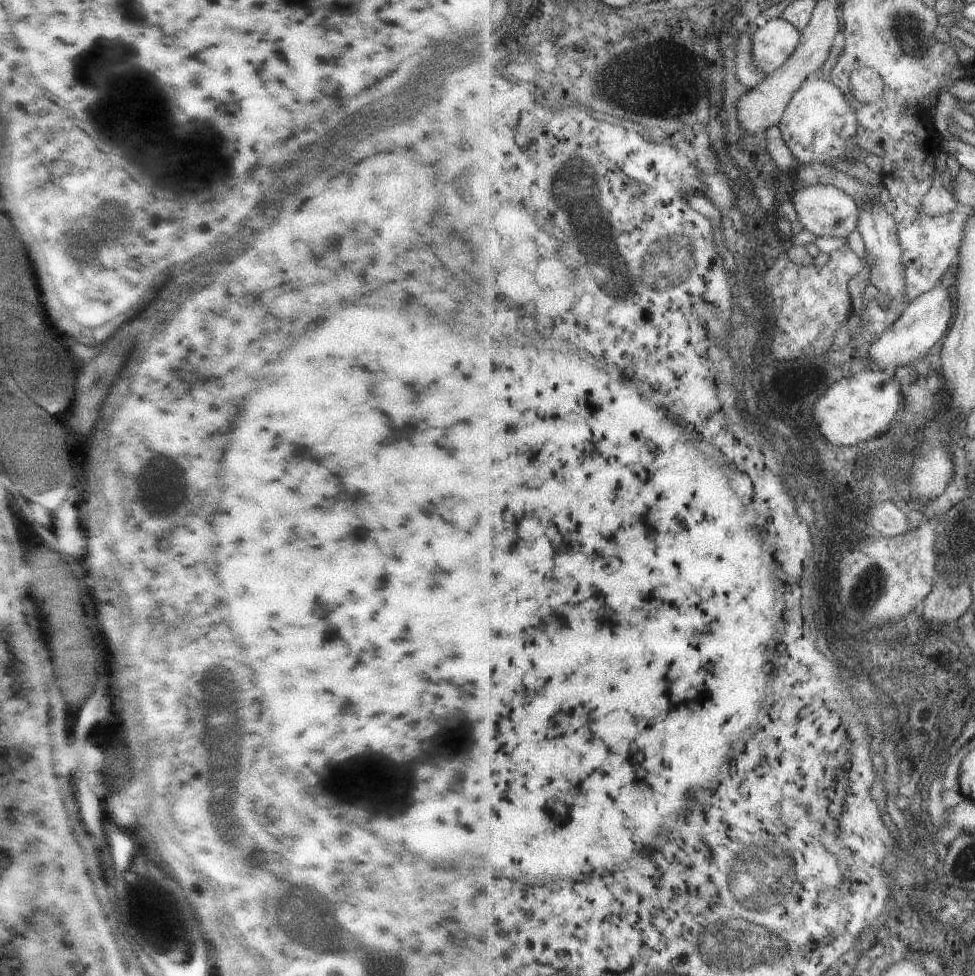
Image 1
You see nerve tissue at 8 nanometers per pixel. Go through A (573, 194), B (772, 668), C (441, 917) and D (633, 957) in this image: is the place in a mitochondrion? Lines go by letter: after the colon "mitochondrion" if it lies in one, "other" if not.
A: mitochondrion
B: other
C: other
D: other

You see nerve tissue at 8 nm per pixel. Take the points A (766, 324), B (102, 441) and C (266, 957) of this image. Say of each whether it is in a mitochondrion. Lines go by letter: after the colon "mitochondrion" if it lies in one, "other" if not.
A: other
B: other
C: other

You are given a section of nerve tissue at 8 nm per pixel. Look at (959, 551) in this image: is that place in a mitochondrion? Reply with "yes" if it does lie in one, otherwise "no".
yes

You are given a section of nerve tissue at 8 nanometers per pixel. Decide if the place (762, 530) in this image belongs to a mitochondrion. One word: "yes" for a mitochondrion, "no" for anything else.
no

